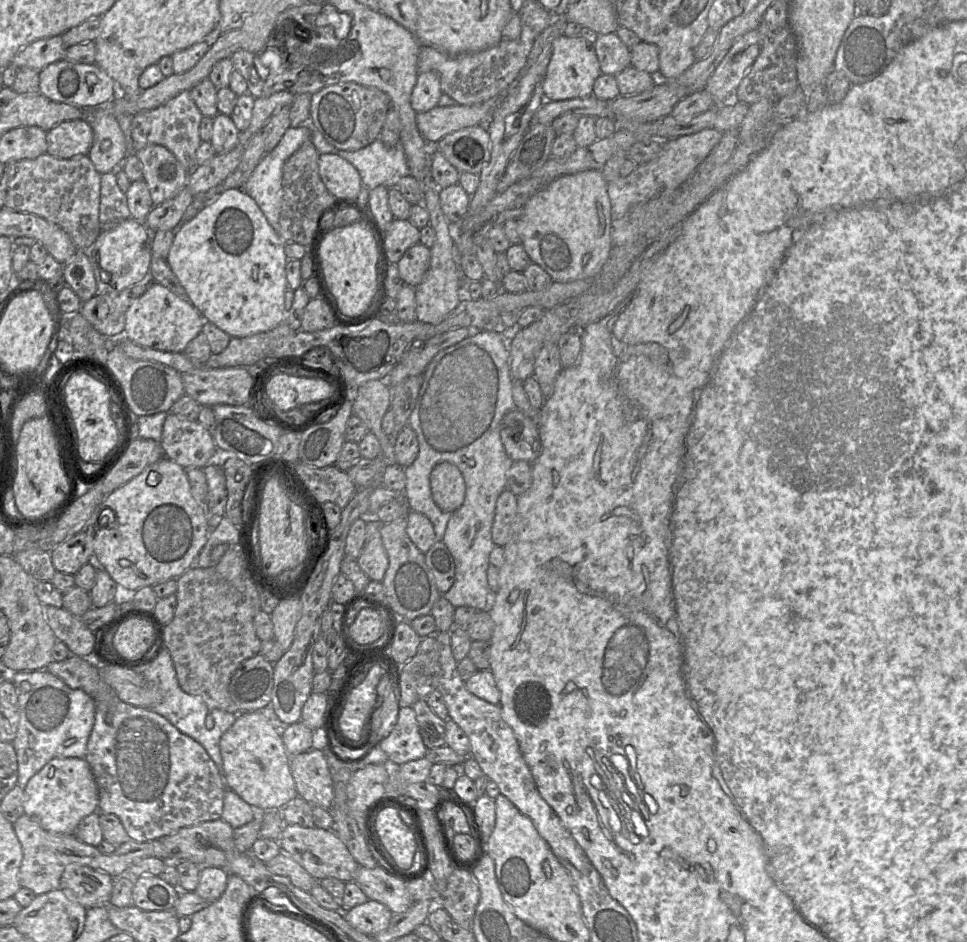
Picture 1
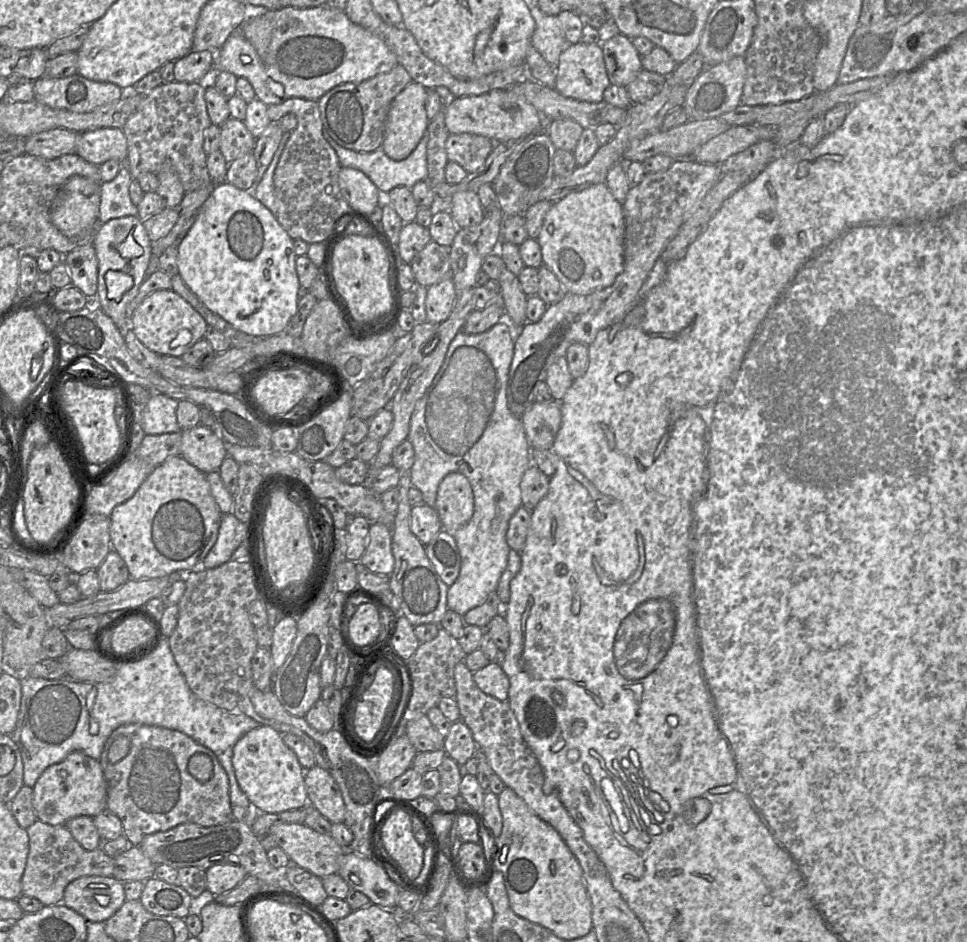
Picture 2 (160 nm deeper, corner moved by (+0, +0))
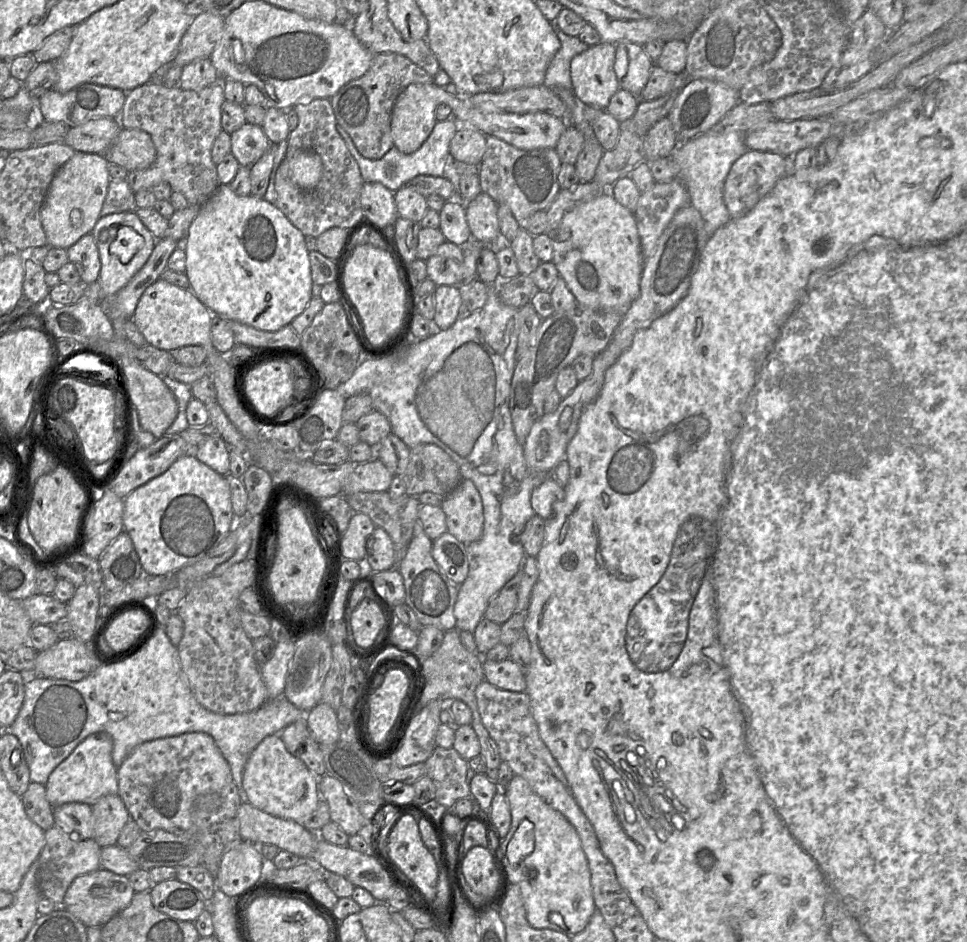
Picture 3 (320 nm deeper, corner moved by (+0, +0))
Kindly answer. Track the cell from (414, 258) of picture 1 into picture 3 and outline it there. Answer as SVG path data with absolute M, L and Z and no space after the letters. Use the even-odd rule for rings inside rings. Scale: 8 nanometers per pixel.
M445 241L426 260L427 277L437 286L459 286L464 277L464 256L462 248Z

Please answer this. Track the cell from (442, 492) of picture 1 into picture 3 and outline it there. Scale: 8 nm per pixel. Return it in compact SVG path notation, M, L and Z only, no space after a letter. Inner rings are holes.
M463 479L443 498L441 508L445 513L447 532L468 545L483 534L483 503L479 491L470 479Z

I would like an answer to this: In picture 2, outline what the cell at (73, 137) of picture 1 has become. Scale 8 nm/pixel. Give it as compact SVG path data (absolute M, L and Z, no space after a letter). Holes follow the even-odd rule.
M99 128L85 131L78 137L75 154L96 166L108 160L126 162L127 139L122 128Z

